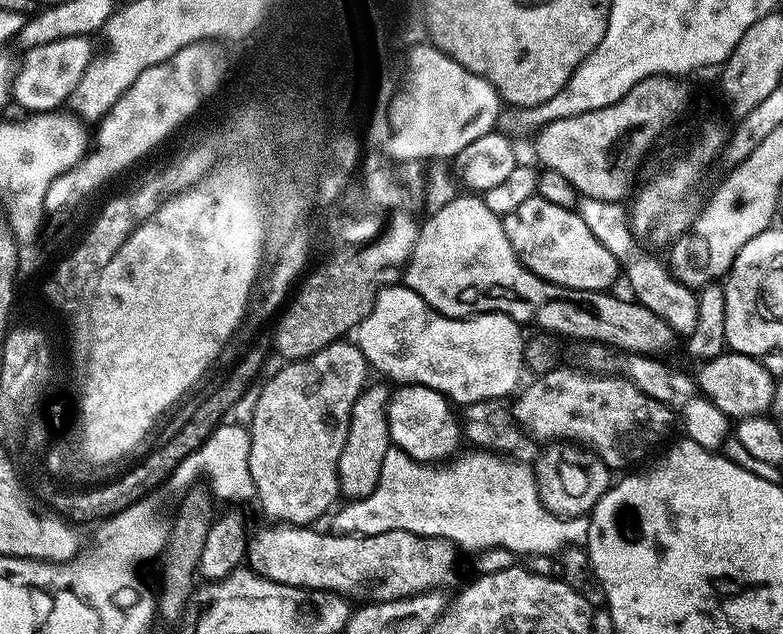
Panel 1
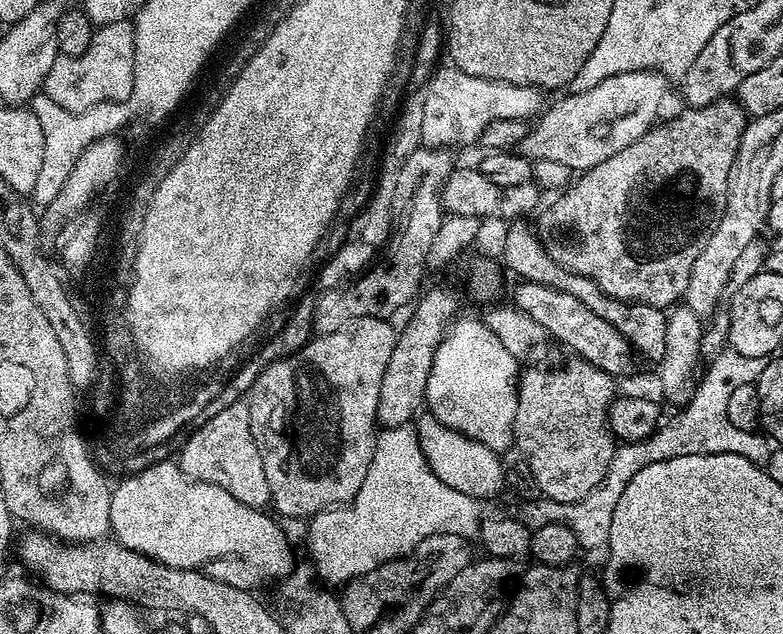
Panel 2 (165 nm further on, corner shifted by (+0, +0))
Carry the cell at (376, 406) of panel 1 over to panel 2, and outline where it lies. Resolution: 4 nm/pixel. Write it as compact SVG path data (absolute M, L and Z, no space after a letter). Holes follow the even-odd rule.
M432 288L426 292L419 297L410 320L397 333L394 350L382 376L376 418L377 423L384 428L396 428L409 423L416 410L423 405L426 380L433 366L434 354L449 326L459 315L460 298L452 289Z

